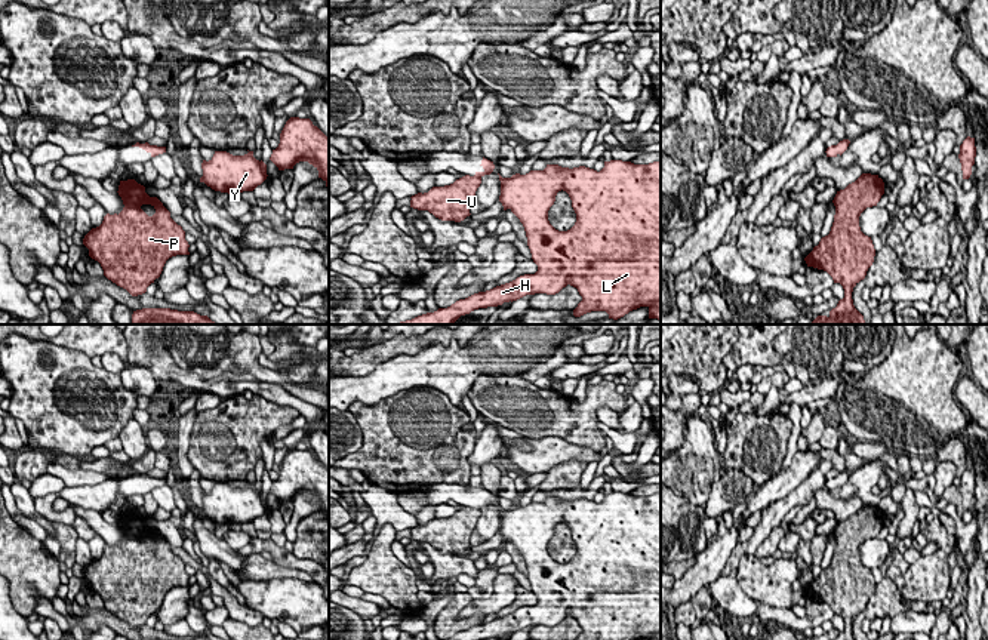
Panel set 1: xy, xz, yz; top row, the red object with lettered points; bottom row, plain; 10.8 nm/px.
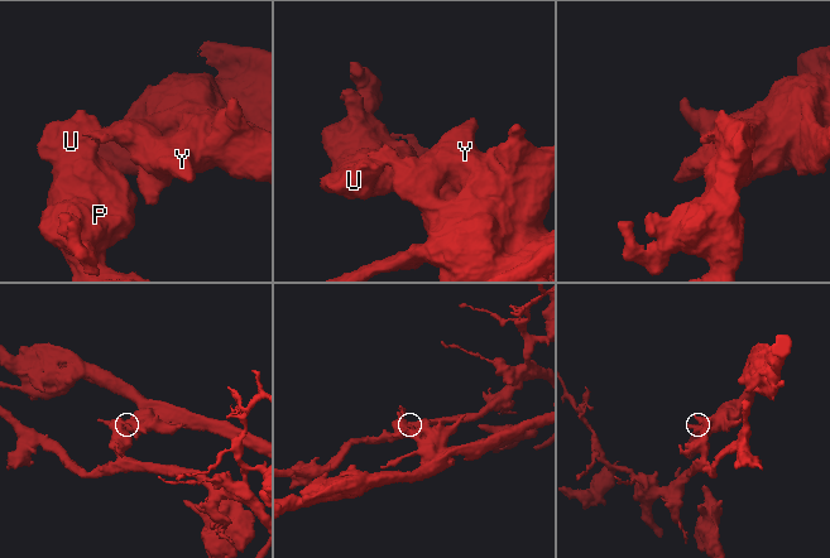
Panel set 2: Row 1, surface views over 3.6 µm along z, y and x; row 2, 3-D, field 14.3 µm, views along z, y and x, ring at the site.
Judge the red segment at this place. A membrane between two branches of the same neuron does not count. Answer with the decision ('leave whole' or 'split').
split

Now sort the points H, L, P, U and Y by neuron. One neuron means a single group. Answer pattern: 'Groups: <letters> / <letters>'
Groups: H L Y / P U

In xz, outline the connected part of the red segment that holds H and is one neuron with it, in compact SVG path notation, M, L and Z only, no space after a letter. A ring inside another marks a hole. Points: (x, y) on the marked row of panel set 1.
M610 160L600 172L585 166L569 169L547 164L544 170L526 175L499 175L499 181L499 201L523 224L538 271L397 324L453 324L474 310L498 307L526 295L555 295L567 284L582 296L573 310L575 317L606 311L609 319L618 320L647 307L649 319L661 320L661 161L634 164ZM561 190L569 194L576 213L576 222L567 231L555 230L548 221L548 210Z

